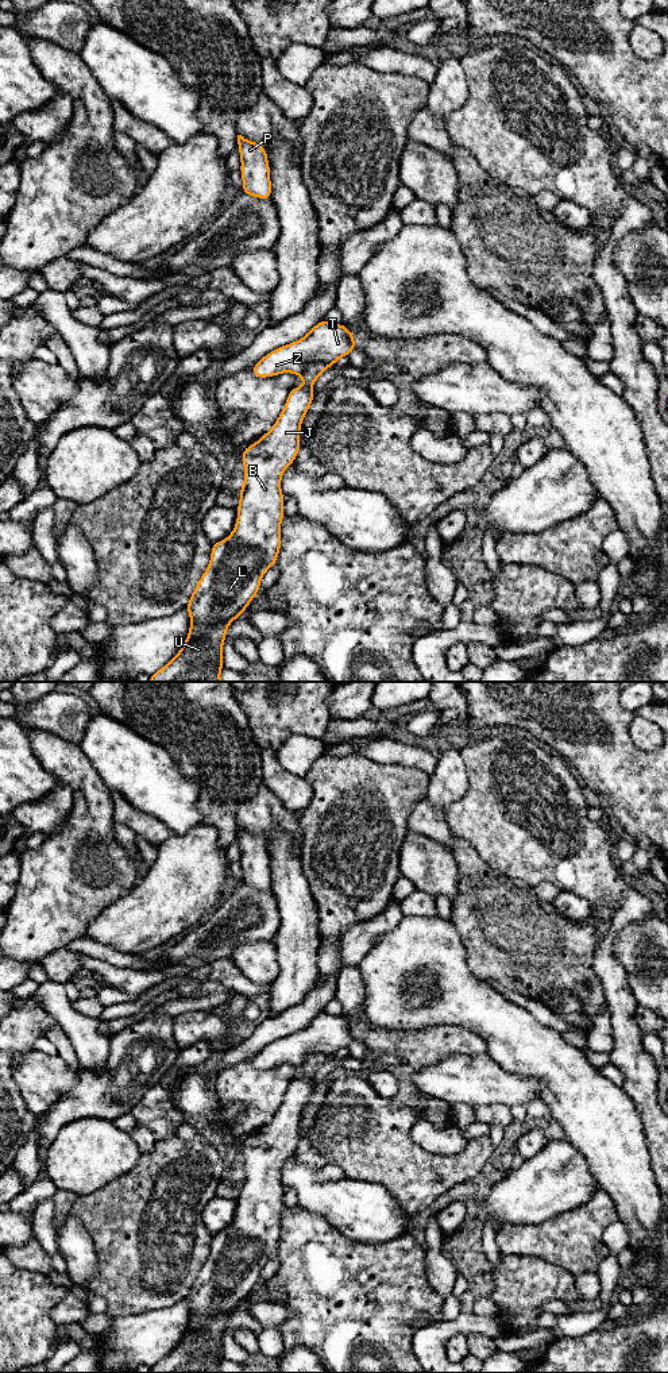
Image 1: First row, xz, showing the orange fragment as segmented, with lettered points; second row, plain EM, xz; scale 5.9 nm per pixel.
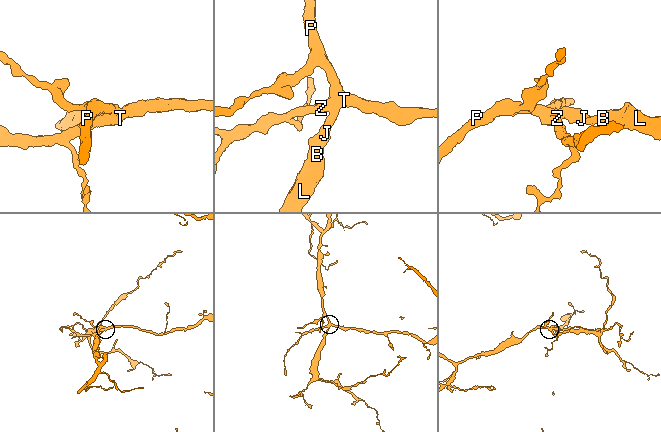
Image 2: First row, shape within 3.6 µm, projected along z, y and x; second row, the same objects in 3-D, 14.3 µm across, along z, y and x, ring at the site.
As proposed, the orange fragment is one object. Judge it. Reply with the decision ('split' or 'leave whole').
split

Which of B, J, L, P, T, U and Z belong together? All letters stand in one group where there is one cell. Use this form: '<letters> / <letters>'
B J L P U / T Z

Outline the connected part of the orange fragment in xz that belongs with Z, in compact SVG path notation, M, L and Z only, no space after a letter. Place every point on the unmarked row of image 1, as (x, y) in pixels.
M321 1013L302 1030L269 1044L252 1057L252 1064L259 1069L282 1064L301 1067L306 1054L323 1053L333 1057L355 1040L355 1029L344 1015Z

